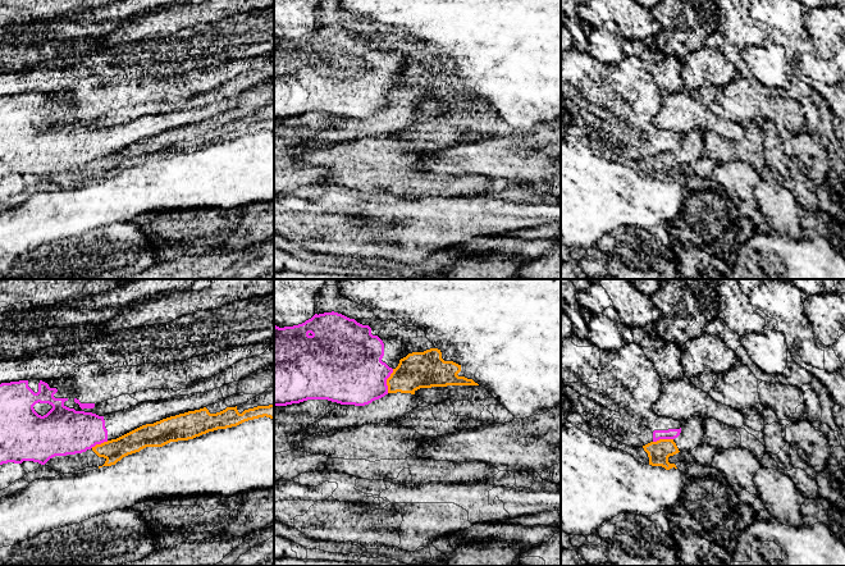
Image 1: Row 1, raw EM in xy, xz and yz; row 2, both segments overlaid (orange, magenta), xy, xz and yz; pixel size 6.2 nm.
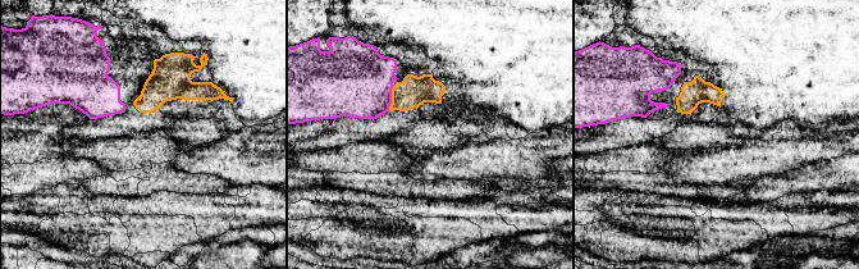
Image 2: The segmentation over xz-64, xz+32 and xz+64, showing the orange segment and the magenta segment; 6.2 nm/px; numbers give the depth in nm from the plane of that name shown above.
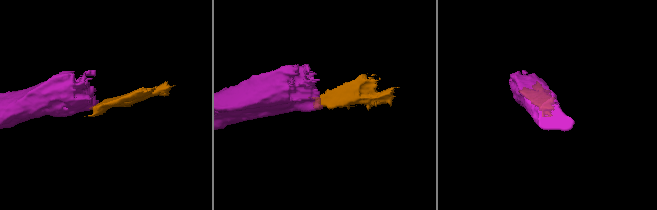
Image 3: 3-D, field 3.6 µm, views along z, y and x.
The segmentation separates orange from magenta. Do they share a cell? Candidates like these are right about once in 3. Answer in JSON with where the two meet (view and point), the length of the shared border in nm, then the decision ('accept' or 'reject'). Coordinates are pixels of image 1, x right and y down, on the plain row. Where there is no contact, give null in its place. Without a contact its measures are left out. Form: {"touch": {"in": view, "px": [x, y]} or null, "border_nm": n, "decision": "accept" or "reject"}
{"touch": {"in": "xz", "px": [387, 94]}, "border_nm": 160, "decision": "reject"}

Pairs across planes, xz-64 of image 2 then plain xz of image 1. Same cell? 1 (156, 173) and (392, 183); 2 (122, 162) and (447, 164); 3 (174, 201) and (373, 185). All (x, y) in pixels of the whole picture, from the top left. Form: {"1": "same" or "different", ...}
{"1": "same", "2": "different", "3": "different"}

